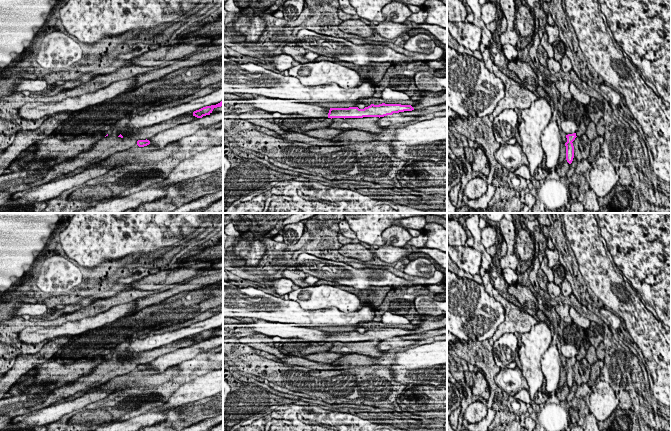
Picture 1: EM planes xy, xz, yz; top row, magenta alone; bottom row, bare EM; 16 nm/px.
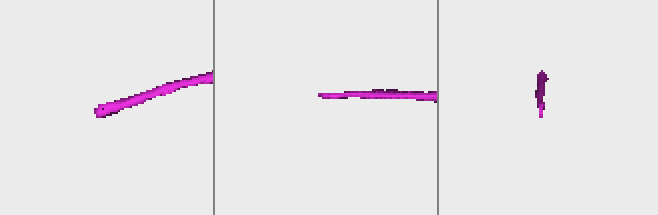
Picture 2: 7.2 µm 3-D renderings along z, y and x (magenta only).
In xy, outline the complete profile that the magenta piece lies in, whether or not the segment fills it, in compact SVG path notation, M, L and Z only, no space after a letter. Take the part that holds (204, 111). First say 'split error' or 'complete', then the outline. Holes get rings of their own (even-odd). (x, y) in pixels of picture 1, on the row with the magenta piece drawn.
complete; M221 101L216 105L206 106L199 110L196 110L193 112L193 116L197 118L202 118L203 116L210 115L214 108L221 107L221 106L223 106L223 101Z

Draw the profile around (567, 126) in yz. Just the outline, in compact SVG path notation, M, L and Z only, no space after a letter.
M565 119L561 121L561 130L566 134L577 133L578 127L575 122Z

